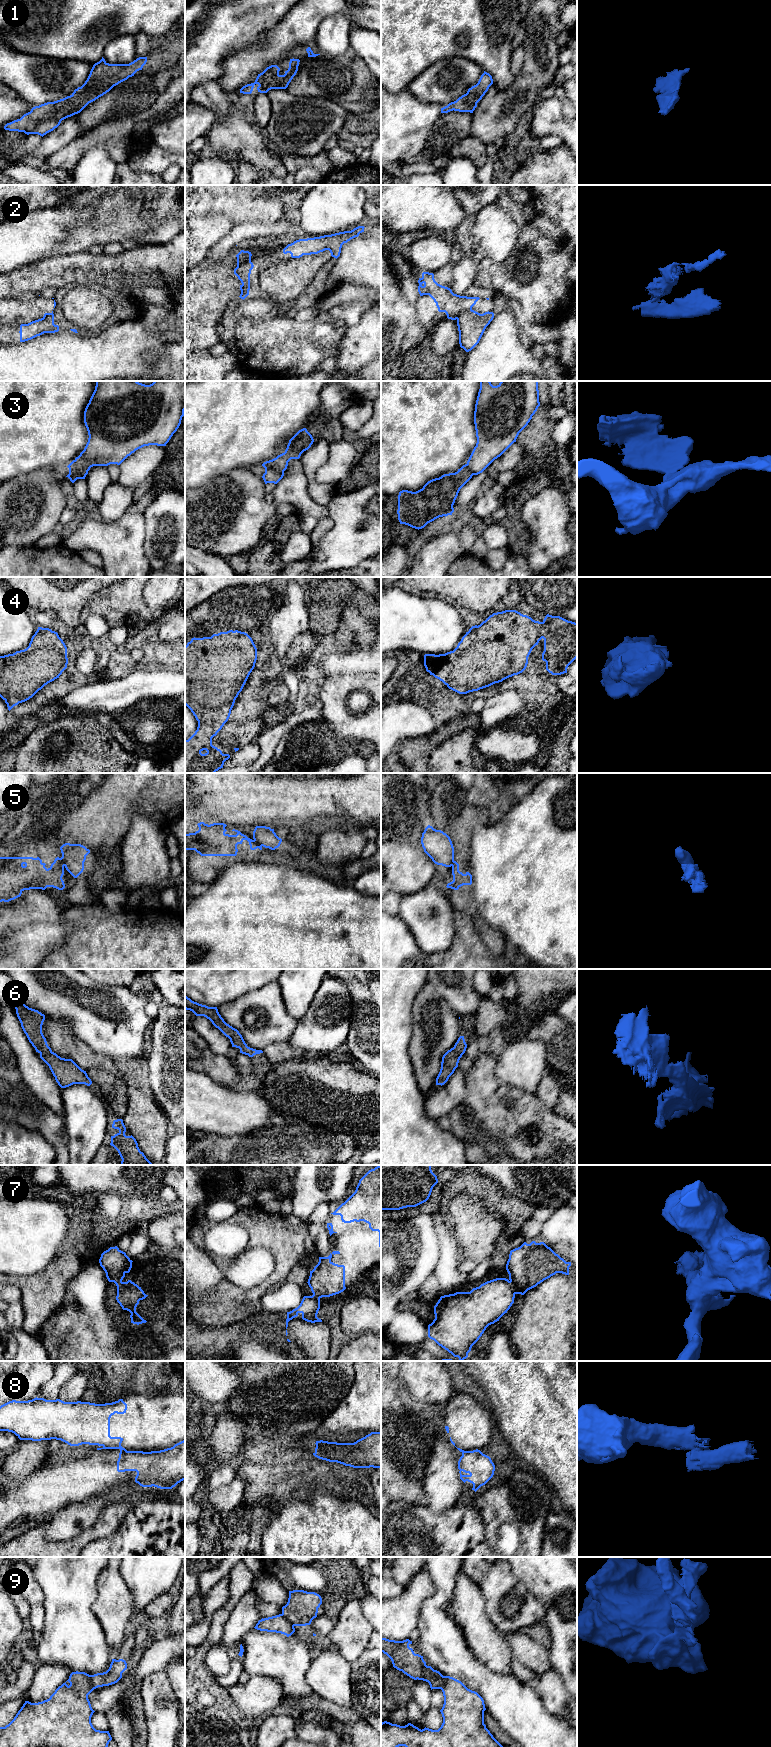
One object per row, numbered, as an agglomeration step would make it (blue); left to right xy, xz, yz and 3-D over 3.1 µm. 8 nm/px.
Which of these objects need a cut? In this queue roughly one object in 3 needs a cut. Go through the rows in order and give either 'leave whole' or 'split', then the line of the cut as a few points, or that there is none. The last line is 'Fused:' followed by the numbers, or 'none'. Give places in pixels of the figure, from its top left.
1: leave whole; cut none
2: split; cut yz (471, 309), (462, 311), (456, 318)
3: split; cut xy (89, 467), (69, 472)
4: leave whole; cut none
5: split; cut xz (253, 840), (261, 846)
6: leave whole; cut none
7: split; cut yz (509, 1281), (516, 1293)
8: split; cut xy (120, 1449), (126, 1451)
9: split; cut xz (281, 1614), (288, 1617), (293, 1626)
Fused: 2, 3, 5, 7, 8, 9

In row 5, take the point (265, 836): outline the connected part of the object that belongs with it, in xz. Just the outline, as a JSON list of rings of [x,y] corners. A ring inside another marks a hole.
[[[256,826],[253,831],[253,839],[256,843],[271,850],[278,848],[282,842],[282,839],[276,835],[274,829],[266,826]]]

